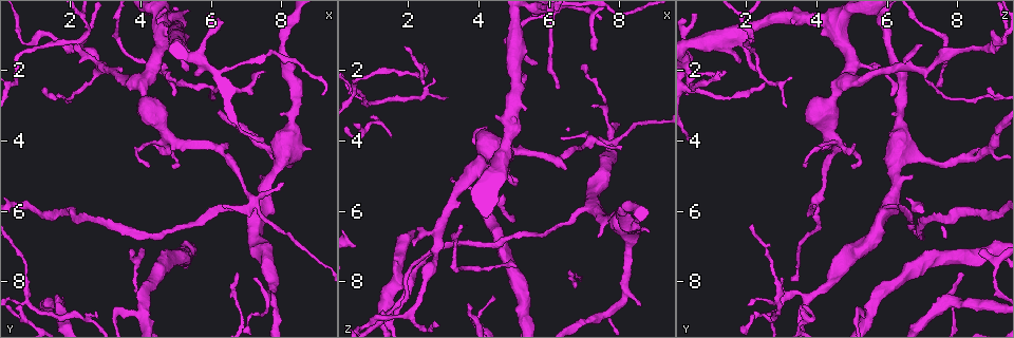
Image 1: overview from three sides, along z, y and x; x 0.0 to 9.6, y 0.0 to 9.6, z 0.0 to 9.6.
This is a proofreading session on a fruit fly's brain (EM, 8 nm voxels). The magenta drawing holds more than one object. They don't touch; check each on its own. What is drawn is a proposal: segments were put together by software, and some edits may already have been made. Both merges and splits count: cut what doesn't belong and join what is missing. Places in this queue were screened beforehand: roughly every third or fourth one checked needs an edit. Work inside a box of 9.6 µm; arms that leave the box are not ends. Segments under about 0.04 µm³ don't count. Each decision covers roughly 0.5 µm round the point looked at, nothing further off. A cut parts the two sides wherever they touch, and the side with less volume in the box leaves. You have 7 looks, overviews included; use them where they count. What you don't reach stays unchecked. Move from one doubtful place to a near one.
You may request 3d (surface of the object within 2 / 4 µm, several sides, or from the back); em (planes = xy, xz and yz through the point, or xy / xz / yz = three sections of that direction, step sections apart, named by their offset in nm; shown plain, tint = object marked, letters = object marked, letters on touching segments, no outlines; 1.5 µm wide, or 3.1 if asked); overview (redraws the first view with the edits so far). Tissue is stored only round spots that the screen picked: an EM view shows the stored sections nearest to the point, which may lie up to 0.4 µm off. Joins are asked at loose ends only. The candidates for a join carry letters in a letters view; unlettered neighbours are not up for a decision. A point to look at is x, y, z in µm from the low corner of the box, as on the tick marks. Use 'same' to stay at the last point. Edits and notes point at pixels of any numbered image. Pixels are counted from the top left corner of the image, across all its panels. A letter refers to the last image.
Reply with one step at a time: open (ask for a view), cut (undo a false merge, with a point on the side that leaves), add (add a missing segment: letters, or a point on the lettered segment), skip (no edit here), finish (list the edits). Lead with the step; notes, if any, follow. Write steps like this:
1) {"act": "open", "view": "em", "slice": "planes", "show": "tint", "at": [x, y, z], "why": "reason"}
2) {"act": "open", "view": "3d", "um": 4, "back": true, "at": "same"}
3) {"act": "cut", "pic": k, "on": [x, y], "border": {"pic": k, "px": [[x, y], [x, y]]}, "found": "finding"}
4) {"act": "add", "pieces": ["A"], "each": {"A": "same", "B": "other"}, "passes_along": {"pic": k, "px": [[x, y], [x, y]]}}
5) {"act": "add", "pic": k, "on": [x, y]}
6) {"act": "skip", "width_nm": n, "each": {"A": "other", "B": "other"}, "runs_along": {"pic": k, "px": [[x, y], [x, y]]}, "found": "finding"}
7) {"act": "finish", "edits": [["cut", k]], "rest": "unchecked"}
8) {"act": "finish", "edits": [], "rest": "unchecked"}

{"act": "open", "view": "em", "slice": "xz", "step": 4, "show": "tint", "at": [4.00, 8.90, 5.50], "why": "branch point"}

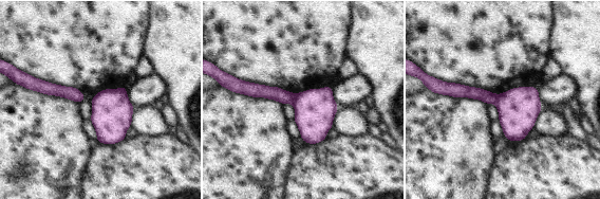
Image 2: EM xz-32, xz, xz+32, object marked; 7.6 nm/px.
{"act": "open", "view": "em", "slice": "xz", "step": 4, "show": "letters", "at": "same"}

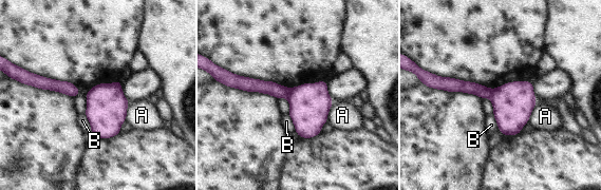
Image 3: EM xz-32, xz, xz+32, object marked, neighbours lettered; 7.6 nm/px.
{"act": "cut", "pic": 3, "on": [277, 91], "width_nm": 300, "each": {"A": "other", "B": "other"}, "border": {"pic": 3, "px": [[289, 88], [286, 97]]}, "found": "two neurons meet here"}

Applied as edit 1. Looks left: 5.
{"act": "open", "view": "3d", "um": 2, "at": [4.35, 4.00, 5.00], "why": "an open end"}

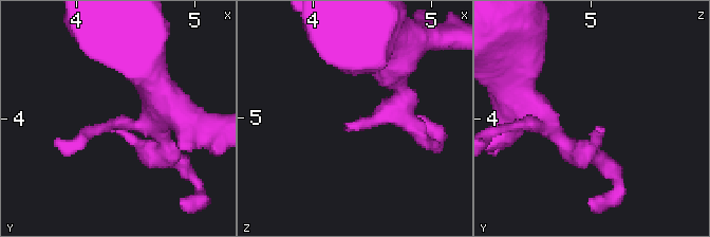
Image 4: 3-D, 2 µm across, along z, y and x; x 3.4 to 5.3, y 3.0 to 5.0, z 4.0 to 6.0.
{"act": "open", "view": "em", "slice": "planes", "show": "plain", "at": [4.28, 4.04, 5.08]}

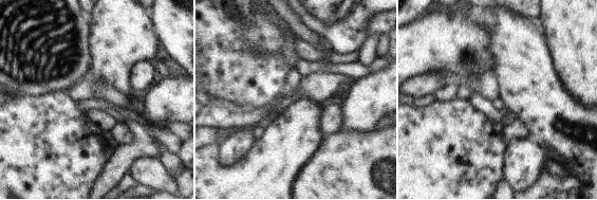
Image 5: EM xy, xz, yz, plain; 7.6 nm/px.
{"act": "open", "view": "em", "slice": "planes", "show": "letters", "at": "same"}

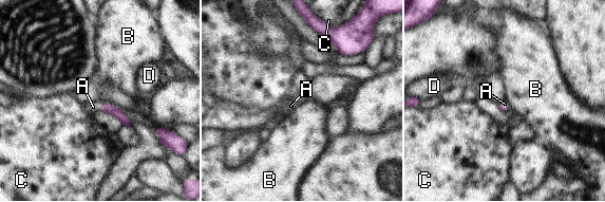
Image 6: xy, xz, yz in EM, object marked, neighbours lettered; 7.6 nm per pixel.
{"act": "add", "pieces": ["A"], "each": {"A": "same", "B": "other", "C": "other", "D": "other"}, "passes_along": {"pic": 6, "px": [[111, 109], [102, 104], [93, 107]]}, "found": "it goes on there"}

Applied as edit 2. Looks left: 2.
{"act": "open", "view": "em", "slice": "planes", "show": "plain", "at": [4.85, 2.60, 6.15], "why": "thin end"}

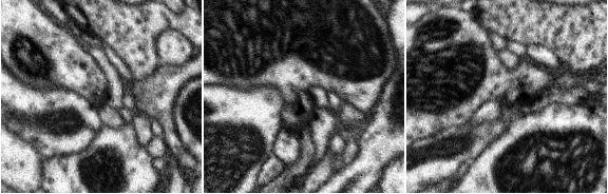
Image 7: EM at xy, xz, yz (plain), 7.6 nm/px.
{"act": "open", "view": "em", "slice": "planes", "show": "letters", "at": "same"}

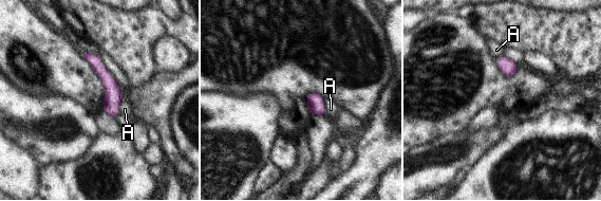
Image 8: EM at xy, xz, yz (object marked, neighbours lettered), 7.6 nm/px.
{"act": "skip", "each": {"A": "other"}, "border": {"pic": 8, "px": [[98, 56], [105, 69], [119, 86]]}, "found": "none of them fits"}

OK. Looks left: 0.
{"act": "finish", "edits": [["cut", 3], ["add", 6]], "rest": "unchecked"}

